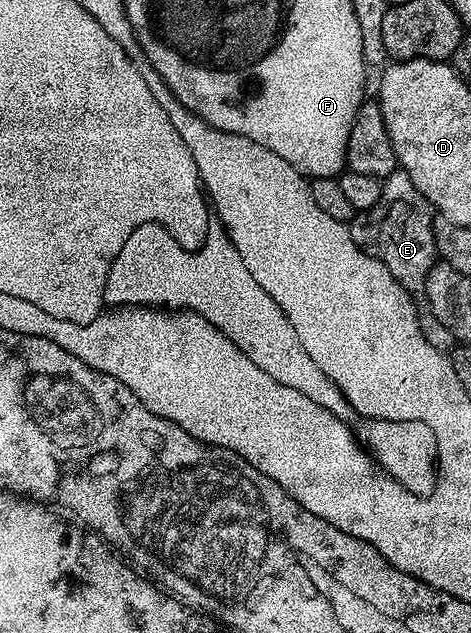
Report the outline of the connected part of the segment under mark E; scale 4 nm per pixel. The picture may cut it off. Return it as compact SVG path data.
M402 169L395 170L388 179L382 180L382 184L381 201L377 201L373 209L360 211L350 220L351 236L362 251L369 253L369 257L385 265L388 275L397 277L416 307L426 308L425 281L437 262L433 237L436 212L421 189L417 189L417 185L409 181Z

